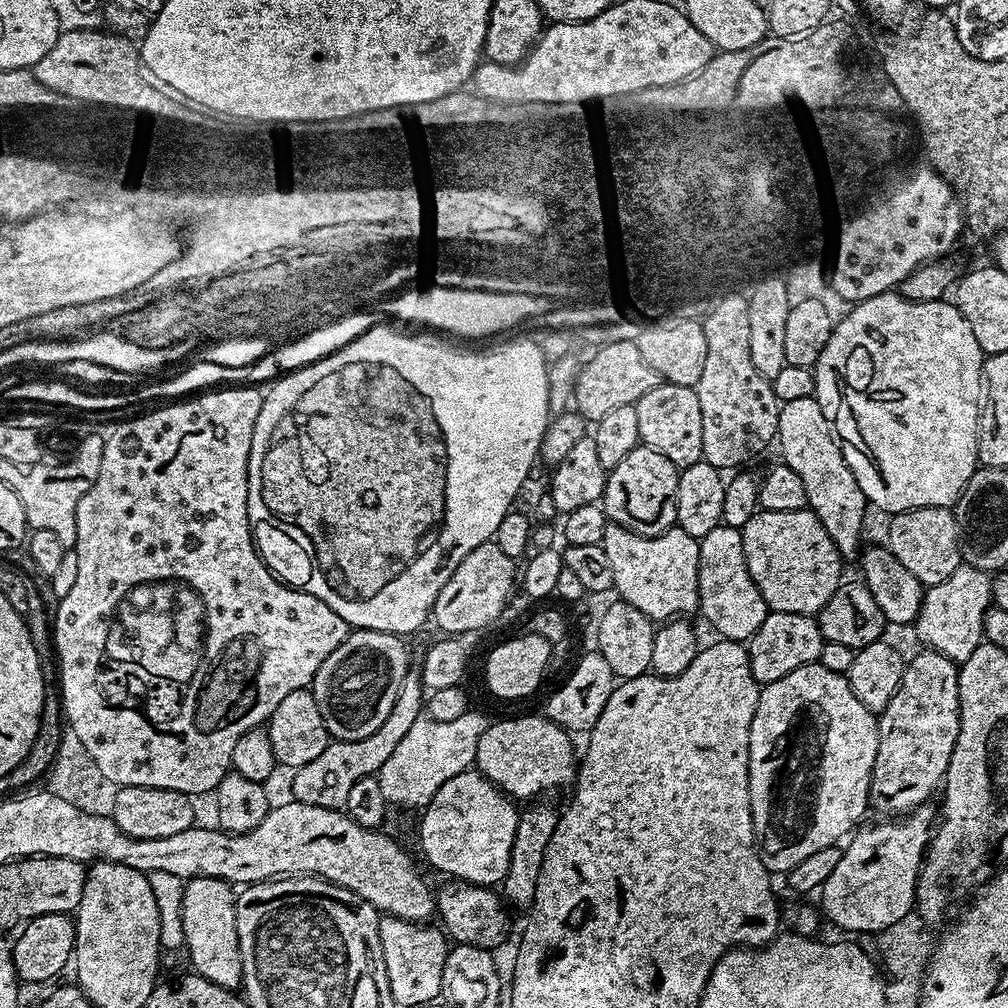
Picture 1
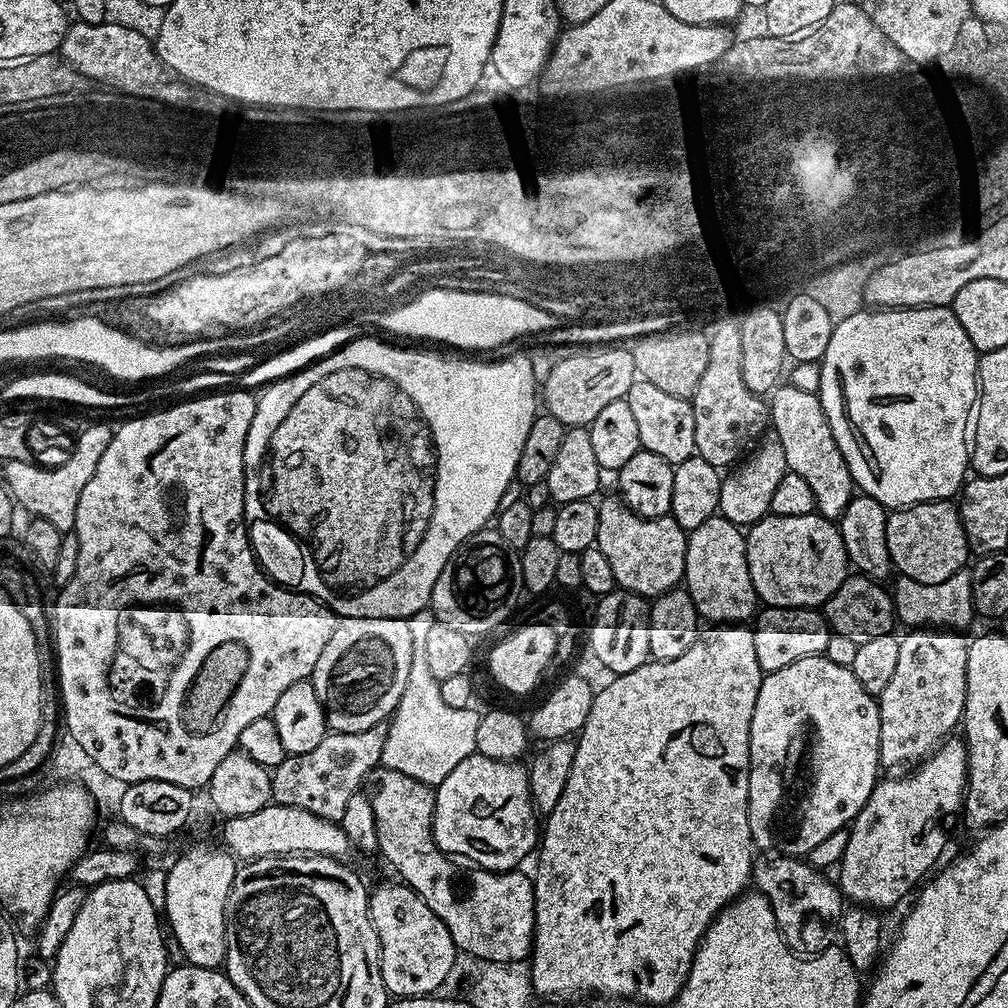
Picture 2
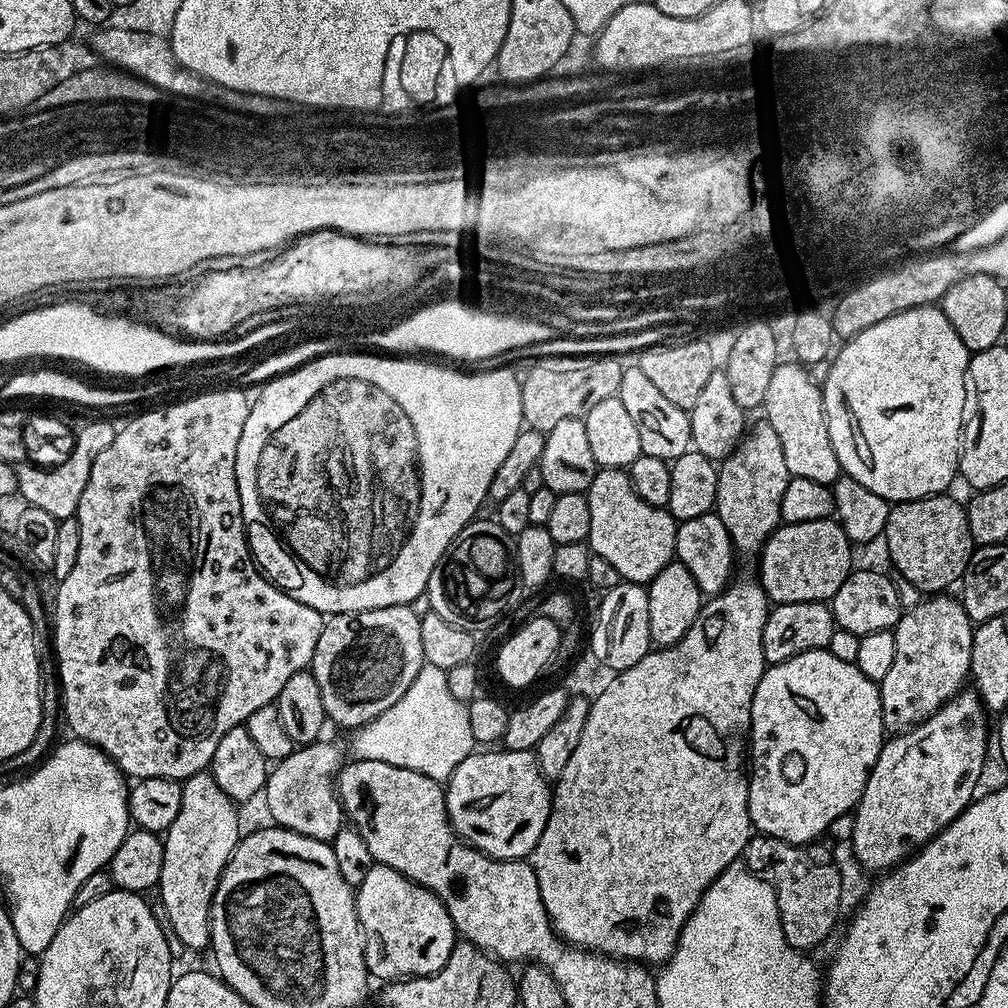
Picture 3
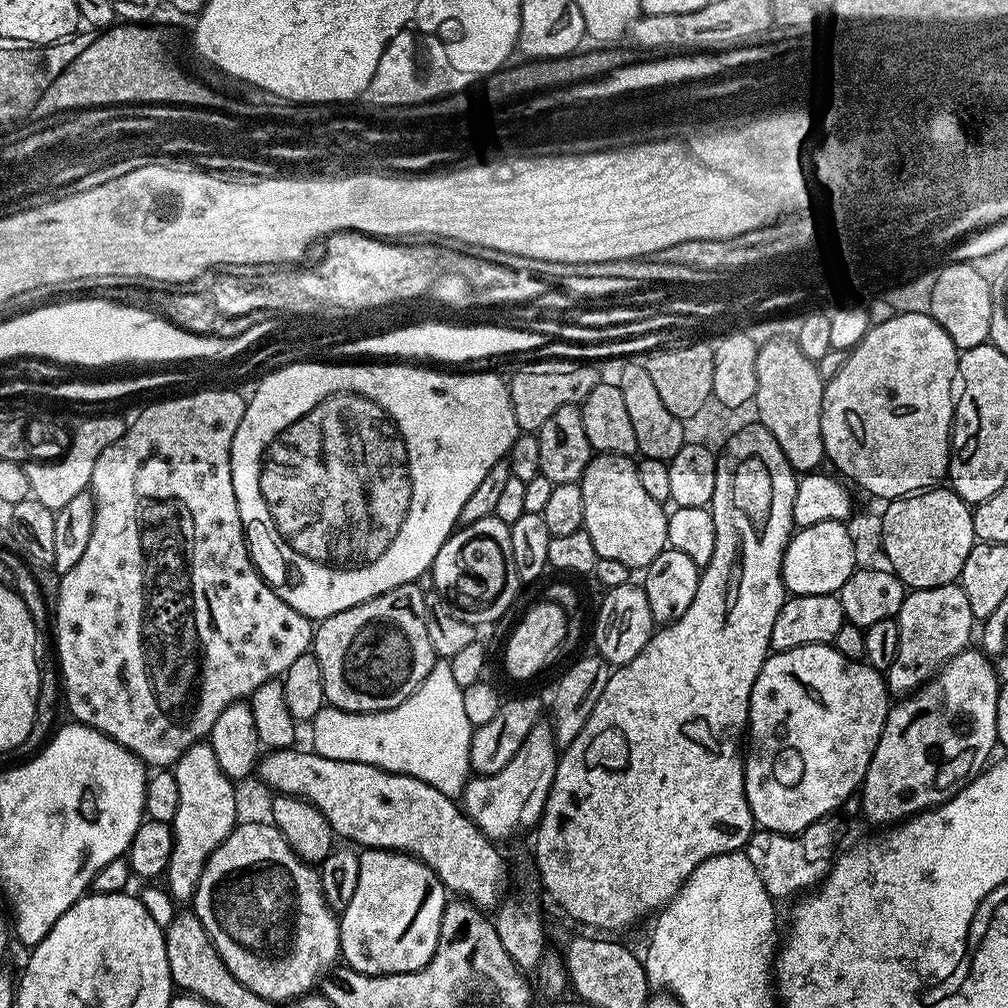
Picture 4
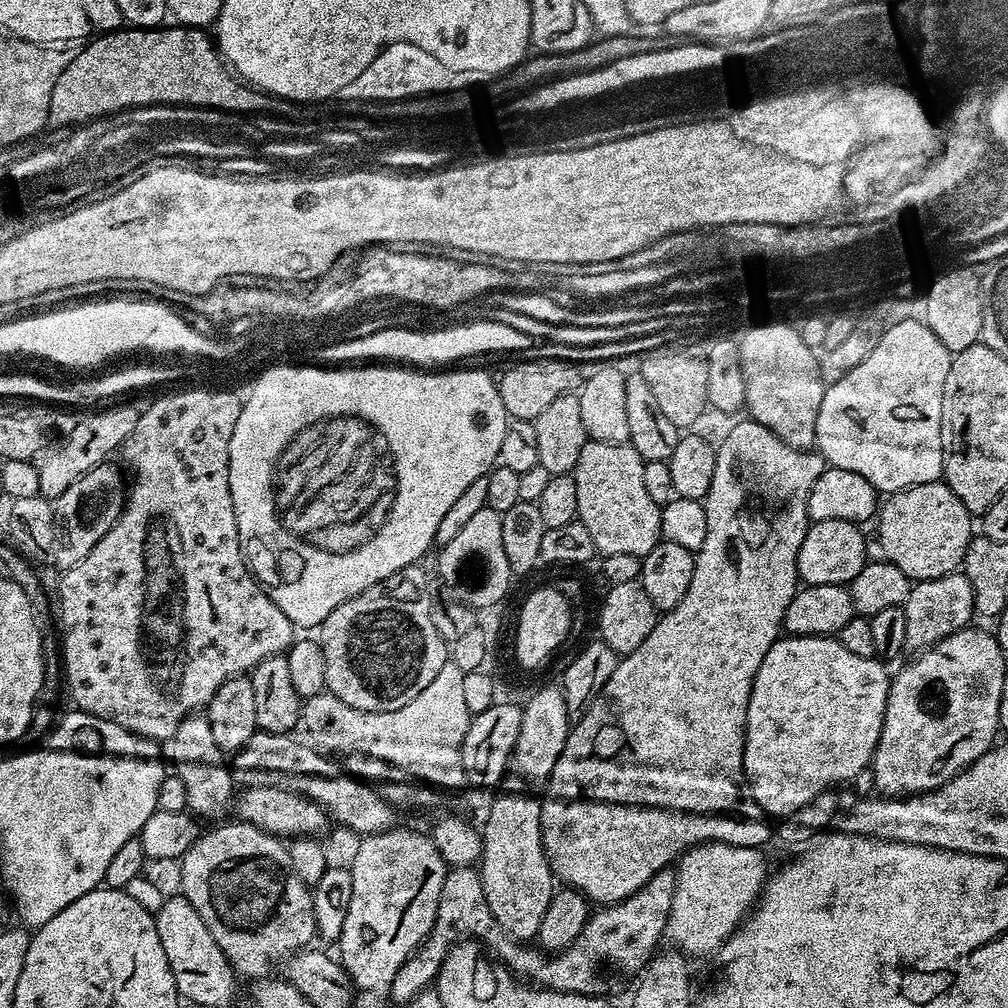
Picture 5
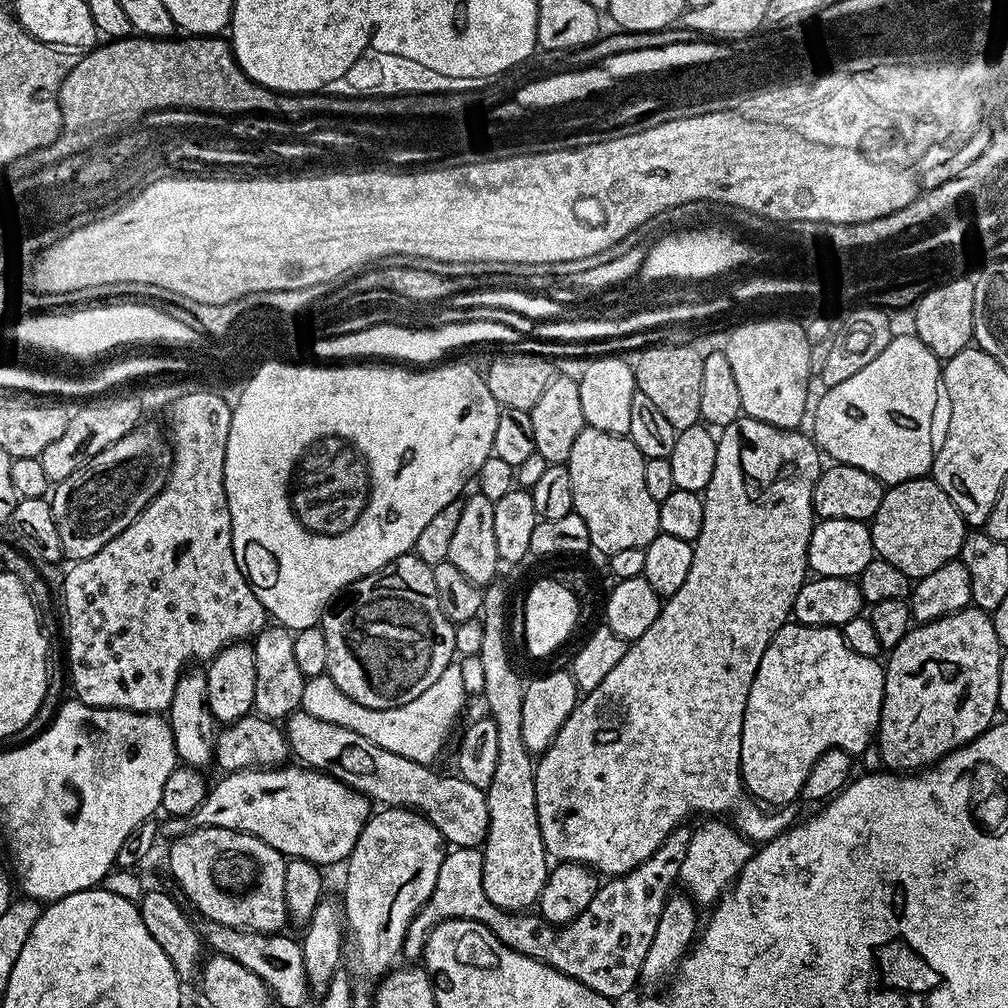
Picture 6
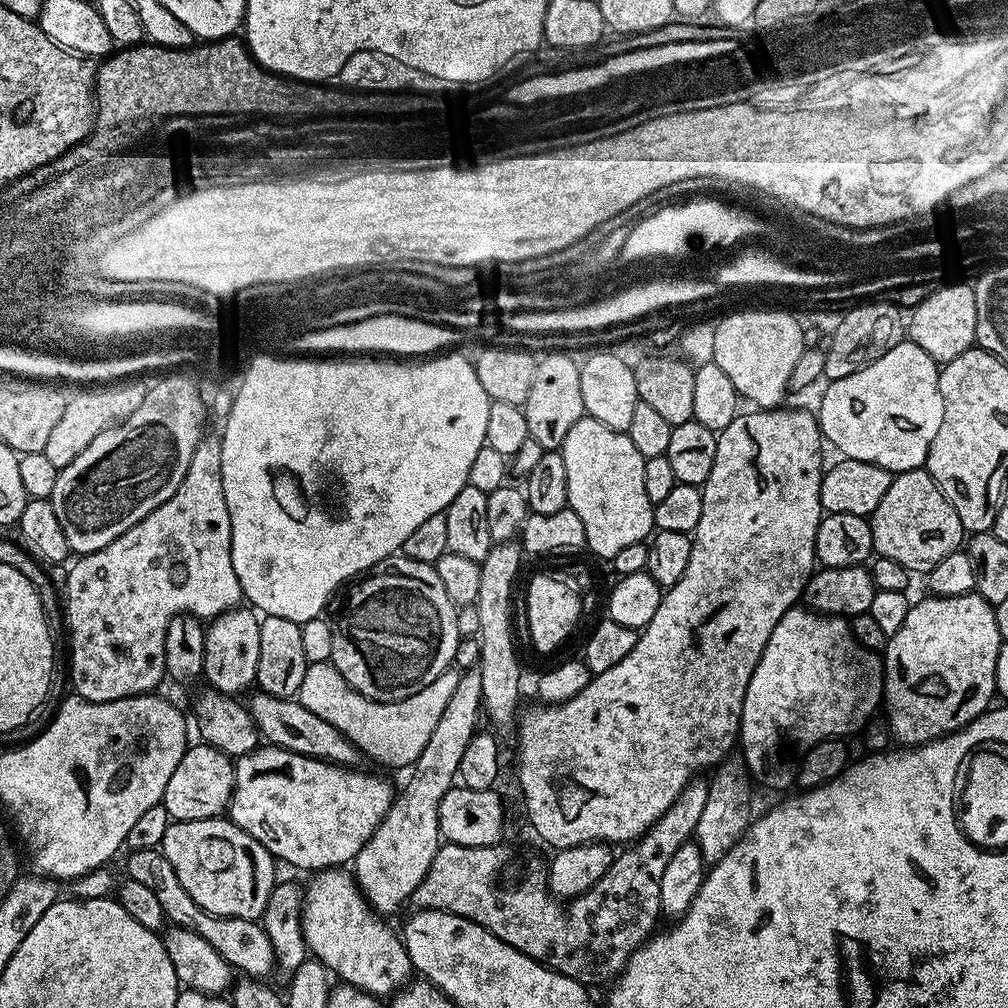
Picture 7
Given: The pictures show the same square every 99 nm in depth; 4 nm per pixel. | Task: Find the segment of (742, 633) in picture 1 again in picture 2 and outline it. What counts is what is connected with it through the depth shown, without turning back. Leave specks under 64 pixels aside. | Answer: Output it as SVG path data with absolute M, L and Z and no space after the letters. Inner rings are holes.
M719 514L706 518L702 526L688 532L682 584L694 602L697 617L708 620L704 622L709 625L744 624L757 615L758 601L754 582L750 582L744 537L741 525Z

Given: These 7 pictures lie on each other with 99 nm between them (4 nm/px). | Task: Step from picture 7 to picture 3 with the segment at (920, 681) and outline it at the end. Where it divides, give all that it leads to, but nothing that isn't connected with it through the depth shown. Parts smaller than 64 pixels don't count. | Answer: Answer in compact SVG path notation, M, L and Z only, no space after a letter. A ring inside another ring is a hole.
M961 690L952 699L947 700L934 714L930 714L930 718L926 718L921 724L914 725L907 732L889 735L885 739L882 750L878 754L878 762L874 762L874 766L870 770L870 778L866 778L866 790L862 790L862 798L858 801L854 809L854 830L852 831L850 847L852 847L852 852L856 855L856 860L862 867L891 870L896 865L903 864L913 852L920 851L946 825L954 822L954 818L958 818L964 813L965 808L972 803L974 797L977 795L976 783L979 782L980 775L984 772L984 759L988 756L988 719L990 719L989 713L975 691Z

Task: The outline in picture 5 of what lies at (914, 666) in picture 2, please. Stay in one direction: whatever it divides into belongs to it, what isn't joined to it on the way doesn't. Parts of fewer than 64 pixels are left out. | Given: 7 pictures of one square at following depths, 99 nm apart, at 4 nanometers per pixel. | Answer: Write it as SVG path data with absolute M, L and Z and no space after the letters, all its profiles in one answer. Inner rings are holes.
M960 570L946 574L942 578L917 580L913 583L903 609L906 614L905 649L932 648L938 642L942 642L942 638L969 627L973 623L976 611L974 590L970 590L970 582Z

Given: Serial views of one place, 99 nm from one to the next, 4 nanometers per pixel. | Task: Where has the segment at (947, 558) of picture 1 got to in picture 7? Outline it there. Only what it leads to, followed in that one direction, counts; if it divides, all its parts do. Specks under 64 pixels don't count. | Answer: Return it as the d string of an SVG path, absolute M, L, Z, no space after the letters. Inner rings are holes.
M924 468L893 475L890 490L878 502L870 517L872 546L876 556L894 558L910 574L927 574L946 554L965 543L966 533L954 506L942 494L934 478Z

